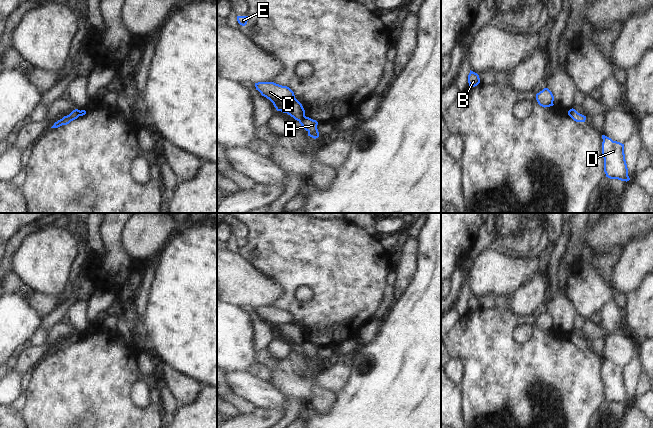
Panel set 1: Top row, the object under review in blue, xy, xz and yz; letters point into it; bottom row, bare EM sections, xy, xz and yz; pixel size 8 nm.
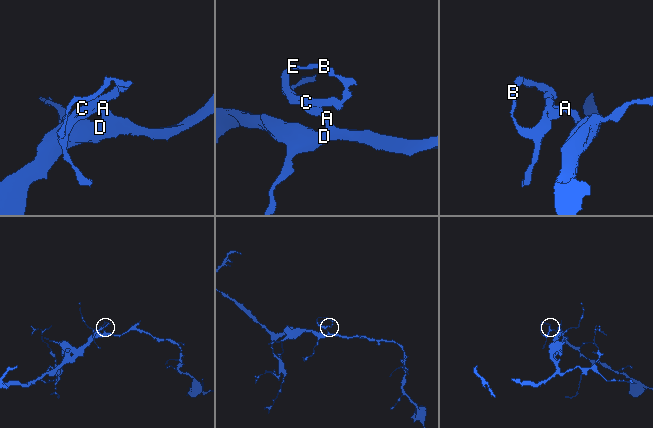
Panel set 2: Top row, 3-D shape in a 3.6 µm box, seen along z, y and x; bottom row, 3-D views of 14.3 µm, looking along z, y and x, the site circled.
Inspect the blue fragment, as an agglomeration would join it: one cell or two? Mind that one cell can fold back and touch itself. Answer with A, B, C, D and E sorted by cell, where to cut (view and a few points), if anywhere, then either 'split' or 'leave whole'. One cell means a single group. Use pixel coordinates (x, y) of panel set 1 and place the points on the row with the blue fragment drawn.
groups A D / B C E; cut xz (305, 116), (299, 121); split

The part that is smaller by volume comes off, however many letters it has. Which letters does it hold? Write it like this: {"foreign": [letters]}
{"foreign": ["B", "C", "E"]}

